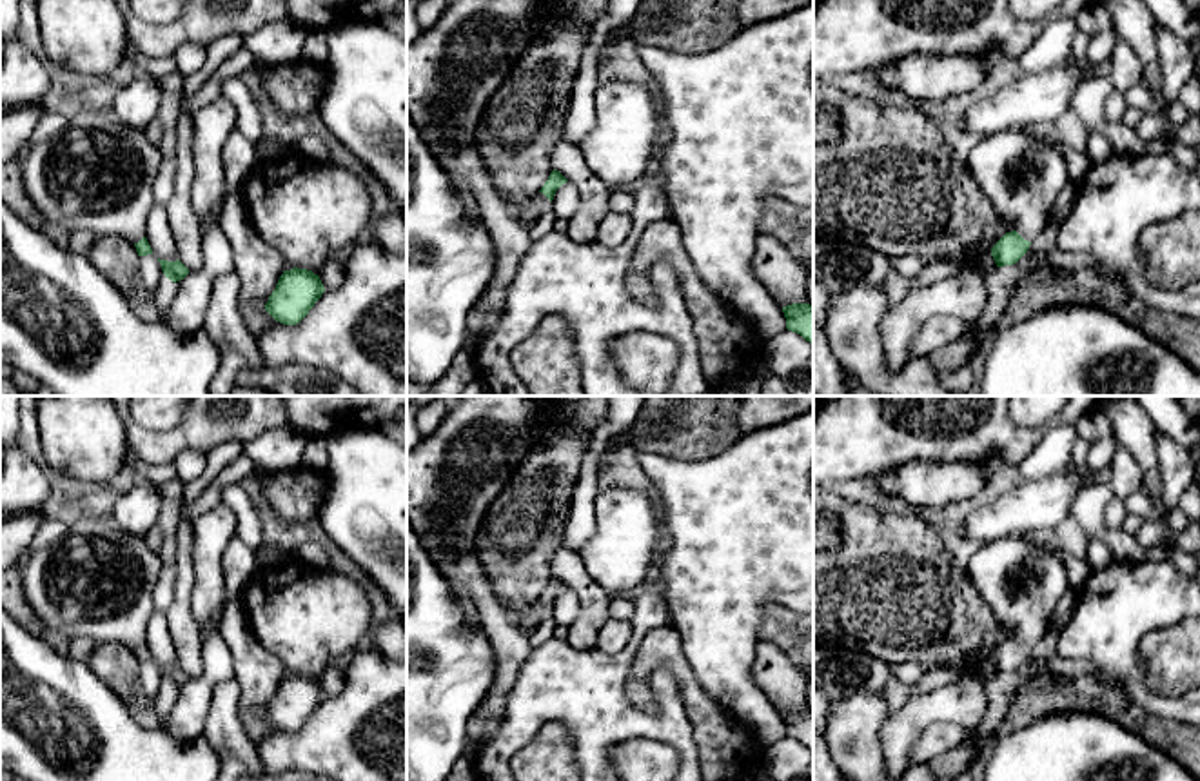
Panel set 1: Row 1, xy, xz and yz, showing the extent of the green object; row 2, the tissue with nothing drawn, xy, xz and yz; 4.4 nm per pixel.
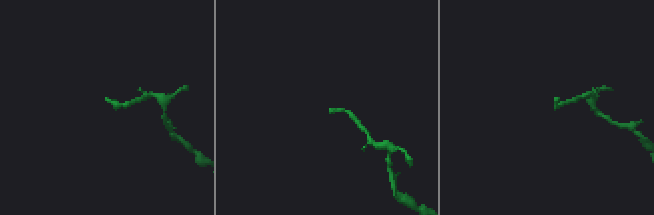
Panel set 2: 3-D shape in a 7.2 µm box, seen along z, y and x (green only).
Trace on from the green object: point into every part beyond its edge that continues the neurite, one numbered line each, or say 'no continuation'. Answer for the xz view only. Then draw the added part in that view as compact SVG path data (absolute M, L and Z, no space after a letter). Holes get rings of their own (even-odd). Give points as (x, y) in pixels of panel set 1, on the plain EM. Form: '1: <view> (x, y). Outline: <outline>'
1: xz (540, 611). Outline: M537 599L528 610L517 616L516 625L528 632L539 627L548 618L554 618L552 608L543 599Z

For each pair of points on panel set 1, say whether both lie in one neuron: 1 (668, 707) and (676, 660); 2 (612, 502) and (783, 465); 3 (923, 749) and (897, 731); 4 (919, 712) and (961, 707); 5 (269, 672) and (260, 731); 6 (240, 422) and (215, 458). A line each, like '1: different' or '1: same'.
1: different
2: different
3: different
4: same
5: same
6: different

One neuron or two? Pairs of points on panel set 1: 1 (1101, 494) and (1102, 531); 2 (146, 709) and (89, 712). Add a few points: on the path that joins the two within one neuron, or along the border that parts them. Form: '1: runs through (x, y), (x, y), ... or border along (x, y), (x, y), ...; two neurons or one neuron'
1: runs through (1097, 504), (1097, 522); one neuron
2: border along (100, 678), (140, 725), (160, 727); two neurons

